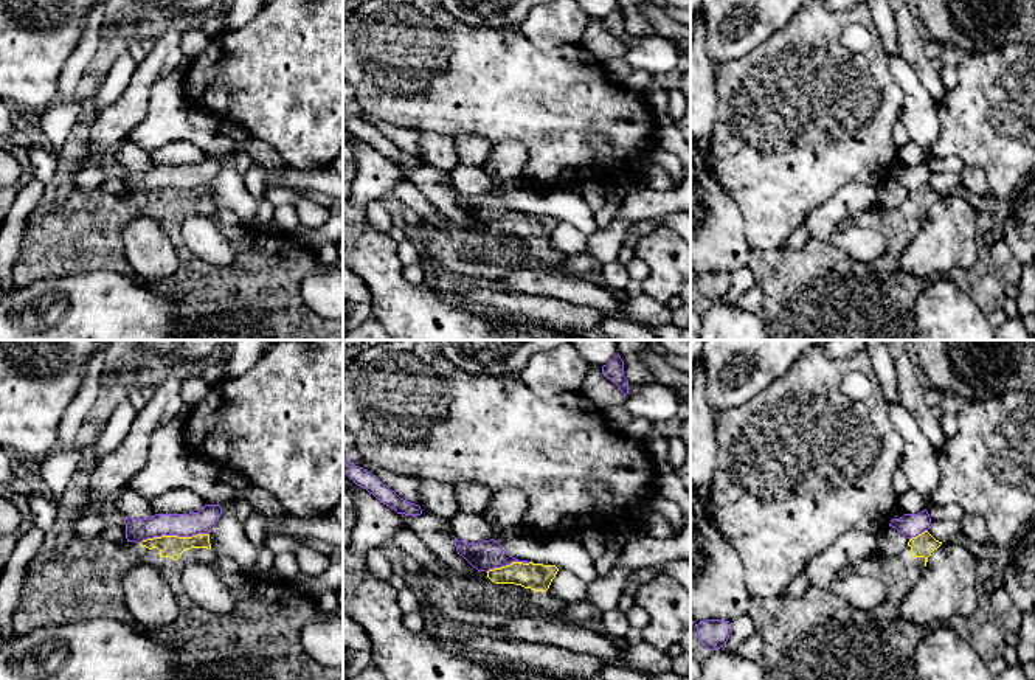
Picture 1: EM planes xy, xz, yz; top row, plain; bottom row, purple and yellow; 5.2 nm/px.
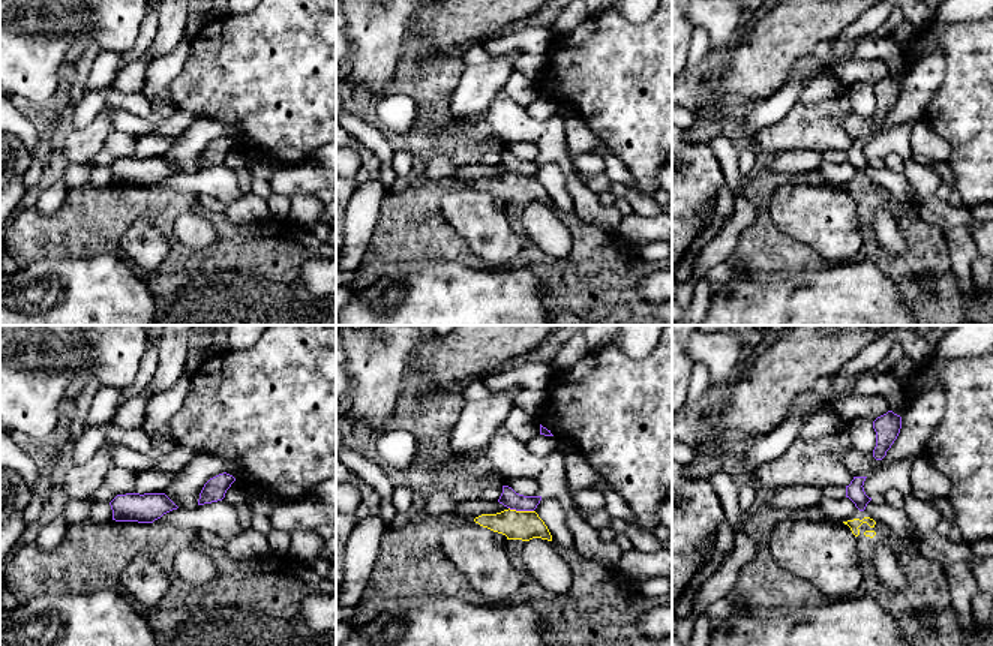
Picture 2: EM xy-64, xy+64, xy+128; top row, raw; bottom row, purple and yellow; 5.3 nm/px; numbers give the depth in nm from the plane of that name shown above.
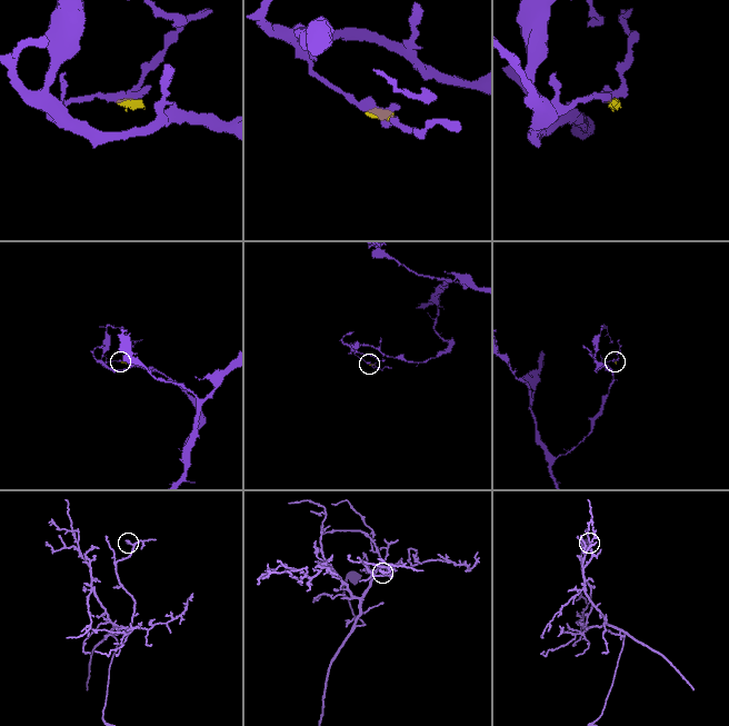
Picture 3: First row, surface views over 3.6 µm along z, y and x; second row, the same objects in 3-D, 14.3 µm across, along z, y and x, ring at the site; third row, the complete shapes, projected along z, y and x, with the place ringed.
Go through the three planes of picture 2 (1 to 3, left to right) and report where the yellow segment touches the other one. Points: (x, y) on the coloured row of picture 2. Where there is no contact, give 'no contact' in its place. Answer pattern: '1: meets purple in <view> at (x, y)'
1: no contact
2: meets purple in xy+64 at (521, 510)
3: no contact

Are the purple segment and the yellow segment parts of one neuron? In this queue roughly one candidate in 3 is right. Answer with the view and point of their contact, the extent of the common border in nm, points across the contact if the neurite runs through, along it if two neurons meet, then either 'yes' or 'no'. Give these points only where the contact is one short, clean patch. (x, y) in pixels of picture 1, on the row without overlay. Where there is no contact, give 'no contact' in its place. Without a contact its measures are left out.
xy (173, 187) | 360 nm | along xy (207, 185), (194, 188), (154, 188), (140, 196) | no

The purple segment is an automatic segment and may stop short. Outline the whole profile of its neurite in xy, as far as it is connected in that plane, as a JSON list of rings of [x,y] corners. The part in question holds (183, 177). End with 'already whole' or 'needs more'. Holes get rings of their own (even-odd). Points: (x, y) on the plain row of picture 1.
[[[205,157],[199,165],[189,166],[155,166],[149,171],[124,171],[127,194],[141,196],[143,193],[178,188],[192,189],[208,186],[219,174],[222,160],[219,157]]]; already whole

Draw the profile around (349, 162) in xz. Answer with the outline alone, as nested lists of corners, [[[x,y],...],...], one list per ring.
[[[343,126],[343,177],[354,179],[357,174],[357,158],[352,143],[357,137]]]

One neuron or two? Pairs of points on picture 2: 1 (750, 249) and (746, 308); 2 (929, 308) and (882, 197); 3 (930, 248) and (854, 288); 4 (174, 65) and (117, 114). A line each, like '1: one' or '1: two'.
1: two
2: one
3: two
4: one

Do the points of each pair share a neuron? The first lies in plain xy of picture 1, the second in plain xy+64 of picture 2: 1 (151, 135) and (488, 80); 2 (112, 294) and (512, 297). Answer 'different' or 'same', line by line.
1: different
2: same

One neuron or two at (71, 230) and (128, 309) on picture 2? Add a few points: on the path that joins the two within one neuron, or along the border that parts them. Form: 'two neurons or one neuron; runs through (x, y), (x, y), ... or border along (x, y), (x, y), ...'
two neurons; border along (125, 258), (90, 255), (56, 260)

